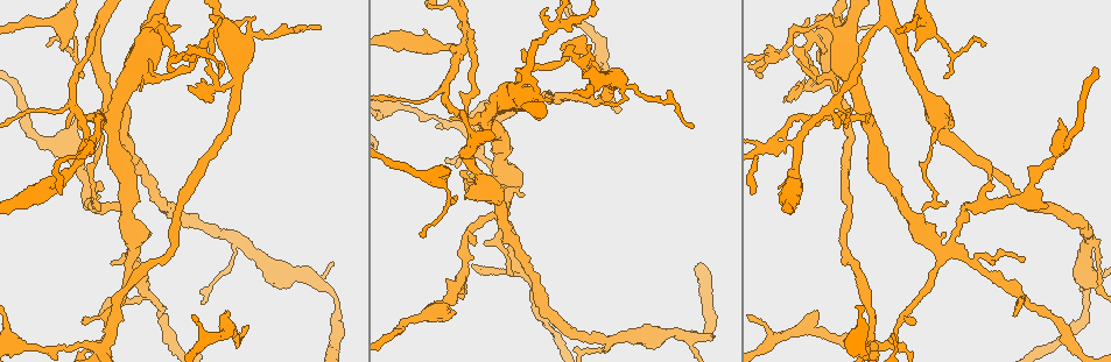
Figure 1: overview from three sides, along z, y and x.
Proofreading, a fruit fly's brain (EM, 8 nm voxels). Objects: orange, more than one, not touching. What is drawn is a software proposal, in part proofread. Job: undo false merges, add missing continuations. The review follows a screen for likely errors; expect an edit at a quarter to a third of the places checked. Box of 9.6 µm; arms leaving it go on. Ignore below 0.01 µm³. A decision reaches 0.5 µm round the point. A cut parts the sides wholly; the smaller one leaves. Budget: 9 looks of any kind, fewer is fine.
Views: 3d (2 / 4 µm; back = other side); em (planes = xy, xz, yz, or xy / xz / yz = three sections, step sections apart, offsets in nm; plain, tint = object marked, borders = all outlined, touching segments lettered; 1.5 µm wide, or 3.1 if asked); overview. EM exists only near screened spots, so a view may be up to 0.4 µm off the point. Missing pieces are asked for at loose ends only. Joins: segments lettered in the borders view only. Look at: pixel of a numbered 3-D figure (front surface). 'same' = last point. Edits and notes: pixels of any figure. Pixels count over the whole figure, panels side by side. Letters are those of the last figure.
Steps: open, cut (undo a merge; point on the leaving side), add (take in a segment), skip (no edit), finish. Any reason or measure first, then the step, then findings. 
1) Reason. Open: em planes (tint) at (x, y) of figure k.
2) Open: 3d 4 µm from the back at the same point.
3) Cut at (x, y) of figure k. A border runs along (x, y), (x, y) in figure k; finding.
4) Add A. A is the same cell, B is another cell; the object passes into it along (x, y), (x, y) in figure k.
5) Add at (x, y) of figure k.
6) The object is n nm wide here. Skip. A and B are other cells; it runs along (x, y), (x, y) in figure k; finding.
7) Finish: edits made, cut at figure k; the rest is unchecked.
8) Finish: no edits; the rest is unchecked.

Branch stops here. Open: 3d 4 µm at (79, 141) of figure 1.

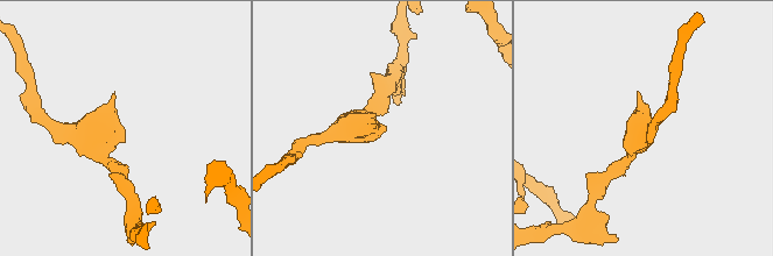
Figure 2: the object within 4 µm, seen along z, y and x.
The arms are 200, 340 nm wide. Open: em xy step 4 (tint) at (385, 126) of figure 2.

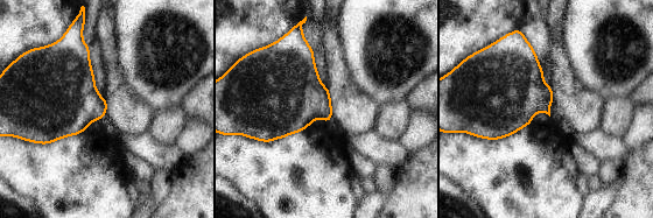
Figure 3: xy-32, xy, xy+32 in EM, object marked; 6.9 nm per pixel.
Another direction. Open: em xz step 4 (borders) at the same point.

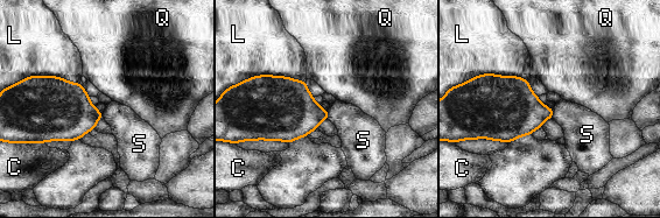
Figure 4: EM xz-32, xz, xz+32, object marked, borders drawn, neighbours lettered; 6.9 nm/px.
Skip. C, L, Q and S are other cells; a border runs along (327, 110), (329, 113), (328, 119) in figure 4; none of them fits.

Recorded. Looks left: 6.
Thin end. Open: em planes (borders) at (981, 44) of figure 1.

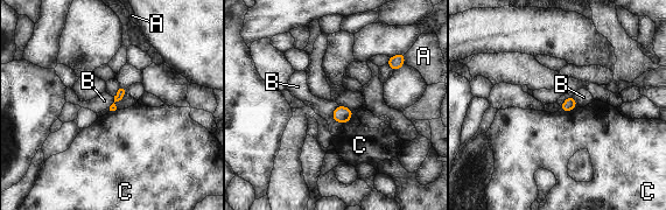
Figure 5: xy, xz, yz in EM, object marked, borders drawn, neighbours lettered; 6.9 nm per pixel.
Skip. A, B and C are other cells; a border runs along (338, 105), (332, 118), (343, 124) in figure 5; none of them fits.

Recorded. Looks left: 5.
Calibre changes. Open: 3d 4 µm at (628, 87) of figure 1.

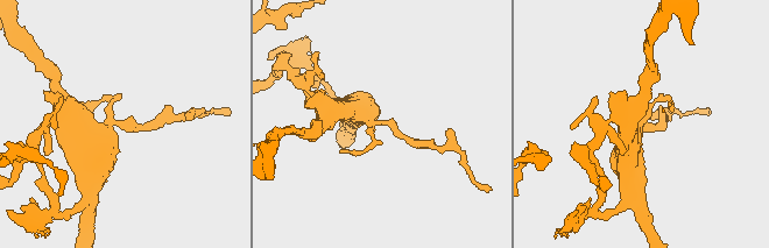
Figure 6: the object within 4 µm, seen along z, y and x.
The arms are 180, 360 nm wide; shape alone is not enough. Open: em xz step 8 (tint) at (641, 125) of figure 6.

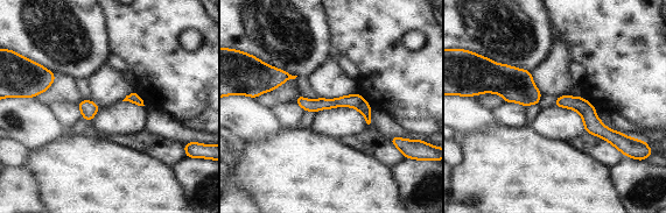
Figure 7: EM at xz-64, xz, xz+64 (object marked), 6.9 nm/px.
Open: em planes (borders) at the same point.

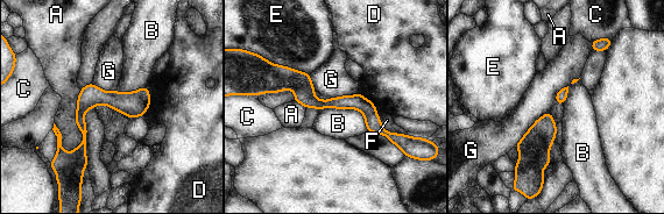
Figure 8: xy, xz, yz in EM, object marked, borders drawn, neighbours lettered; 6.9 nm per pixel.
Skip. A, B, C, D, E, F and G are other cells; a border runs along (319, 109), (357, 108), (367, 130) in figure 8; all the same cell.

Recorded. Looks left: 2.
Touches itself. Open: em planes (tint) at (843, 252) of figure 1.

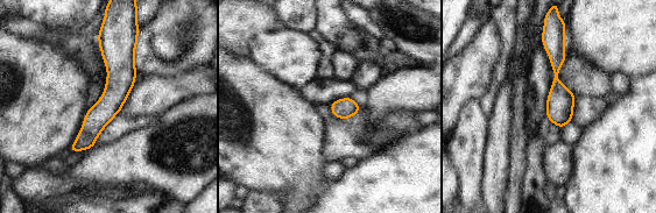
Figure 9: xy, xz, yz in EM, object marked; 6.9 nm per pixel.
Open: em planes (borders) at the same point.

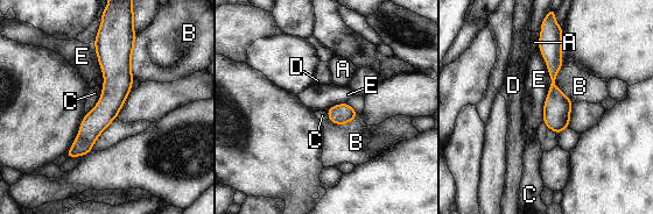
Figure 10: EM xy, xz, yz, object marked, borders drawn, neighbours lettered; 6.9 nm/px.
The object is 180 nm wide here. Skip. A, B, C, D and E are other cells; a border runs along (538, 48), (549, 76), (543, 121) in figure 10; continuous, no second cell.

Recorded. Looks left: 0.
Finish: no edits; the rest is unchecked.

